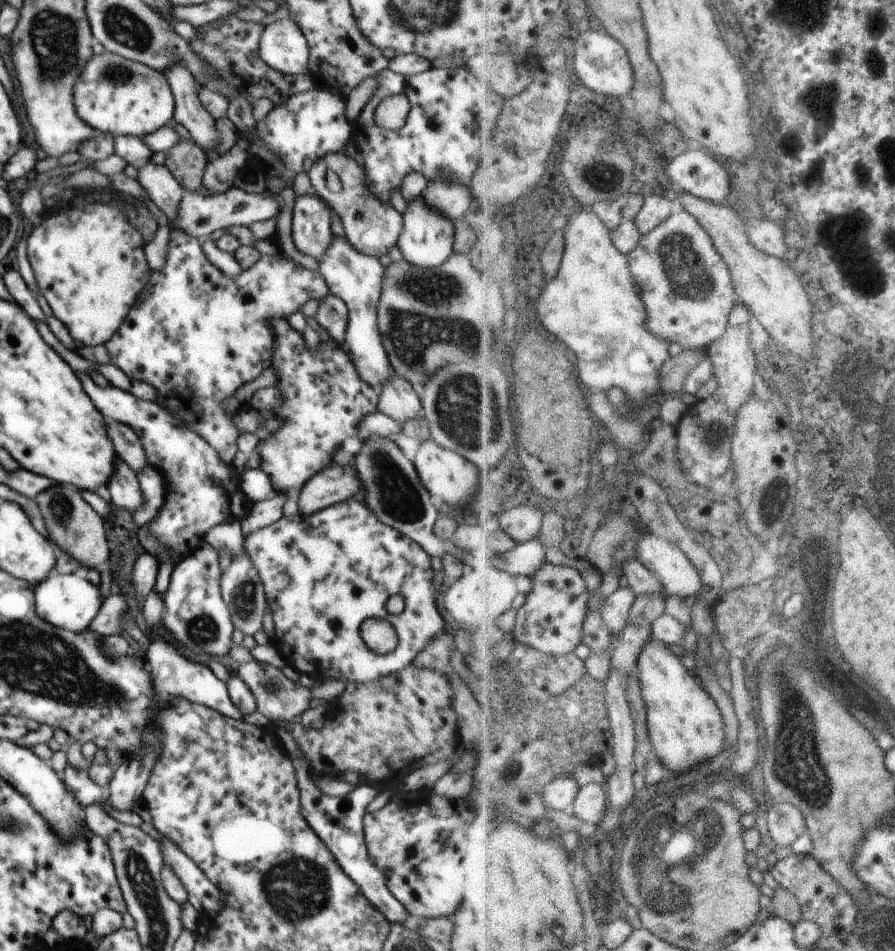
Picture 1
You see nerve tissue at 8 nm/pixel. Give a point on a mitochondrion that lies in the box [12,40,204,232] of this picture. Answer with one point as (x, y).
(117, 74)

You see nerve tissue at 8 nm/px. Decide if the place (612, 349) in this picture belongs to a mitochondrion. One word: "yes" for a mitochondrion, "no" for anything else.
yes

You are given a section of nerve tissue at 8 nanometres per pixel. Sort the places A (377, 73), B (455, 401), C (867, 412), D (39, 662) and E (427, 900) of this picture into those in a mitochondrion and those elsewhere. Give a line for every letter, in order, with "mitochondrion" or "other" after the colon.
A: other
B: mitochondrion
C: mitochondrion
D: mitochondrion
E: other

